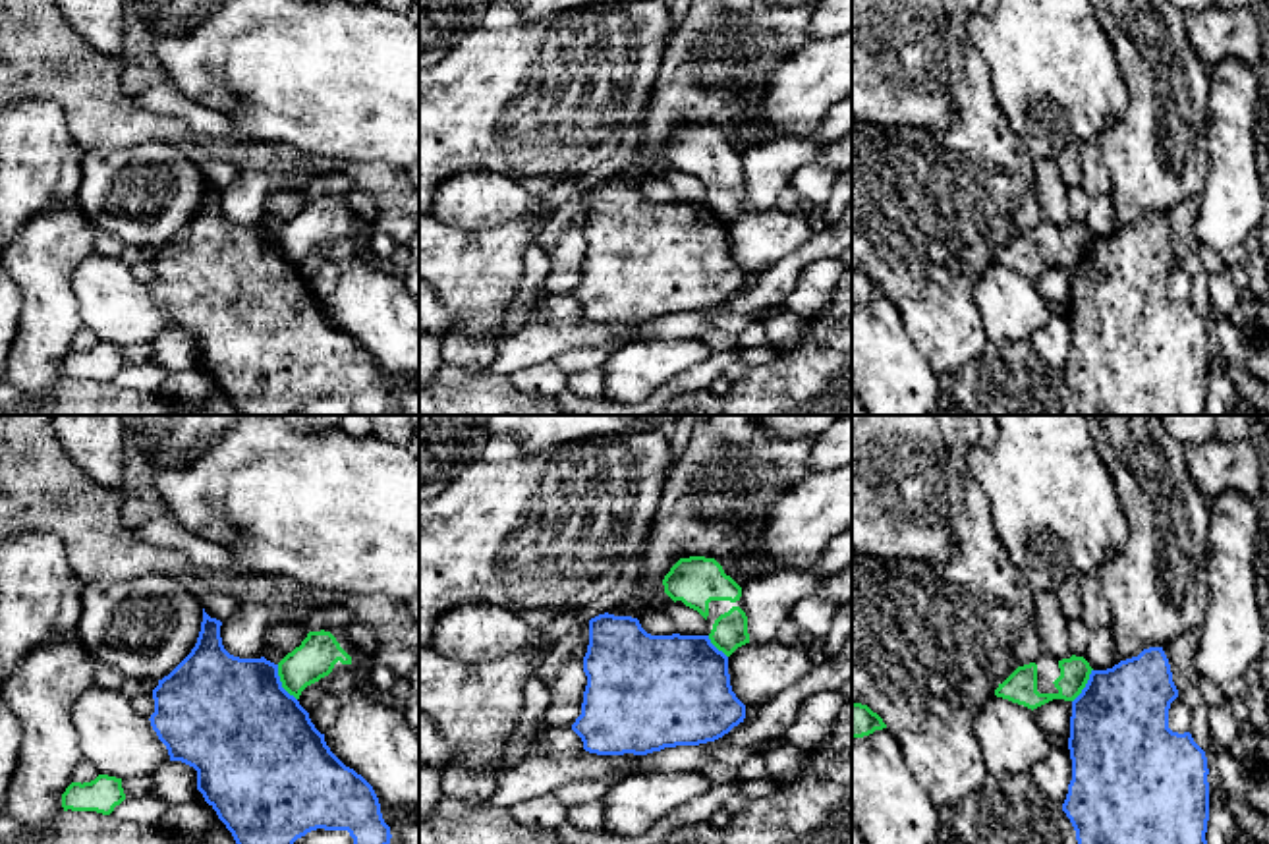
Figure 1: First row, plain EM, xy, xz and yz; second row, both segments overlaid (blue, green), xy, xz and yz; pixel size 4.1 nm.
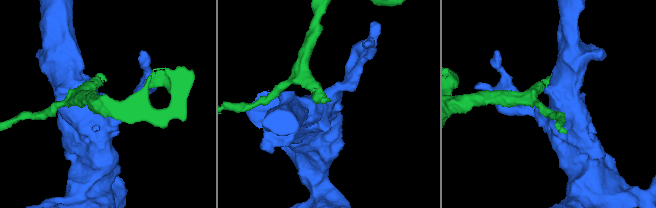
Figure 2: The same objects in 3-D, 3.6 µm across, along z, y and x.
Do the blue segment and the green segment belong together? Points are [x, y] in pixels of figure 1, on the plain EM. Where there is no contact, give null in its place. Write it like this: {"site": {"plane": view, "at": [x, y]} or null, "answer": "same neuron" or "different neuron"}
{"site": {"plane": "xy", "at": [281, 250]}, "answer": "different neuron"}

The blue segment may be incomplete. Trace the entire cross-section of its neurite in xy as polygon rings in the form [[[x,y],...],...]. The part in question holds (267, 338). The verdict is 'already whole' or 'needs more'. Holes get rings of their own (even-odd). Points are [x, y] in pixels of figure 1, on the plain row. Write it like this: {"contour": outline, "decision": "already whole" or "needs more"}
{"contour": [[[203,176],[195,214],[153,257],[155,280],[149,288],[170,328],[182,328],[197,338],[197,357],[232,400],[238,415],[294,415],[297,406],[317,396],[348,398],[353,415],[386,415],[392,402],[373,353],[330,319],[309,280],[282,255],[278,232],[265,224],[230,222],[222,212],[220,193],[222,189]]], "decision": "already whole"}

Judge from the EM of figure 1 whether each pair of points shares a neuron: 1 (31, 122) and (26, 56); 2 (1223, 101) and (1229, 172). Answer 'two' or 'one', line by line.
1: two
2: one

